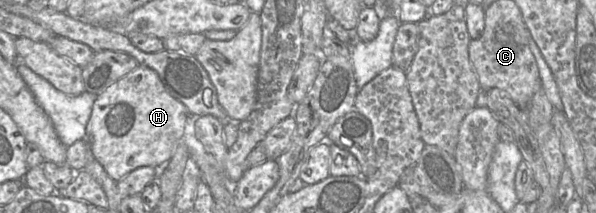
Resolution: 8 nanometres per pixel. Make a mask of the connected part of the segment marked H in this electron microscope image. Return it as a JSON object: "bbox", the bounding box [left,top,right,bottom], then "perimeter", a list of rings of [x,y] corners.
{"bbox":[87,64,187,182],"perimeter":[[[139,64],[98,95],[87,125],[93,156],[116,182],[142,166],[162,167],[184,135],[187,107],[174,98],[158,73]]]}

